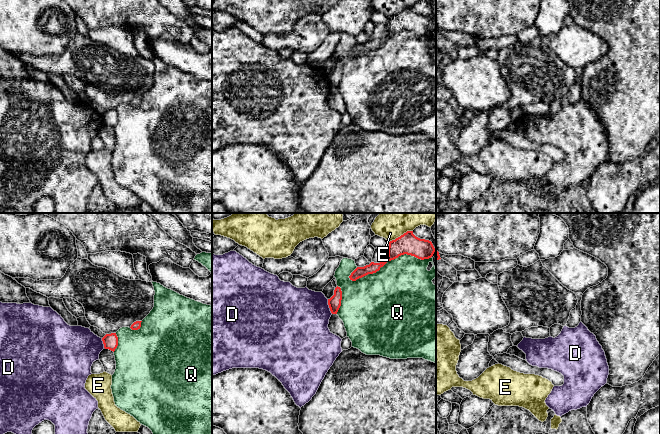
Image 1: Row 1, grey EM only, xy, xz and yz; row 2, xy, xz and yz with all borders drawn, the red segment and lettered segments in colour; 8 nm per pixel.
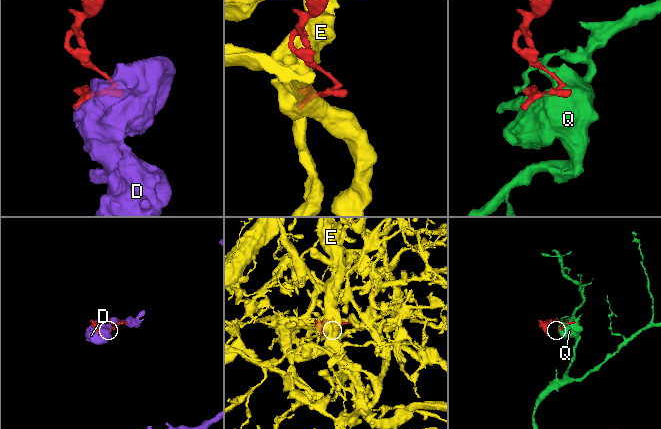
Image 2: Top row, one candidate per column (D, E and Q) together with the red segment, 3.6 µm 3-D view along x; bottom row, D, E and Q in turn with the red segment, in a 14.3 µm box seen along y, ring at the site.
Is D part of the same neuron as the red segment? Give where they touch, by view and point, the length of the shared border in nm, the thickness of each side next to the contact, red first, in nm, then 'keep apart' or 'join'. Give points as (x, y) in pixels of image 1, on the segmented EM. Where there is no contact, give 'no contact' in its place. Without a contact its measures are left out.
contact xz (329, 306); length 130 nm; calibres 100 and 460 nm; keep apart

